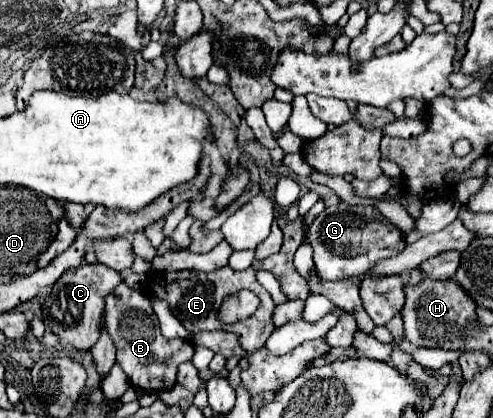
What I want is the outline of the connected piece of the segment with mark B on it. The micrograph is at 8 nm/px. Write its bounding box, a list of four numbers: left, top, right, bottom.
[105,282,193,392]

